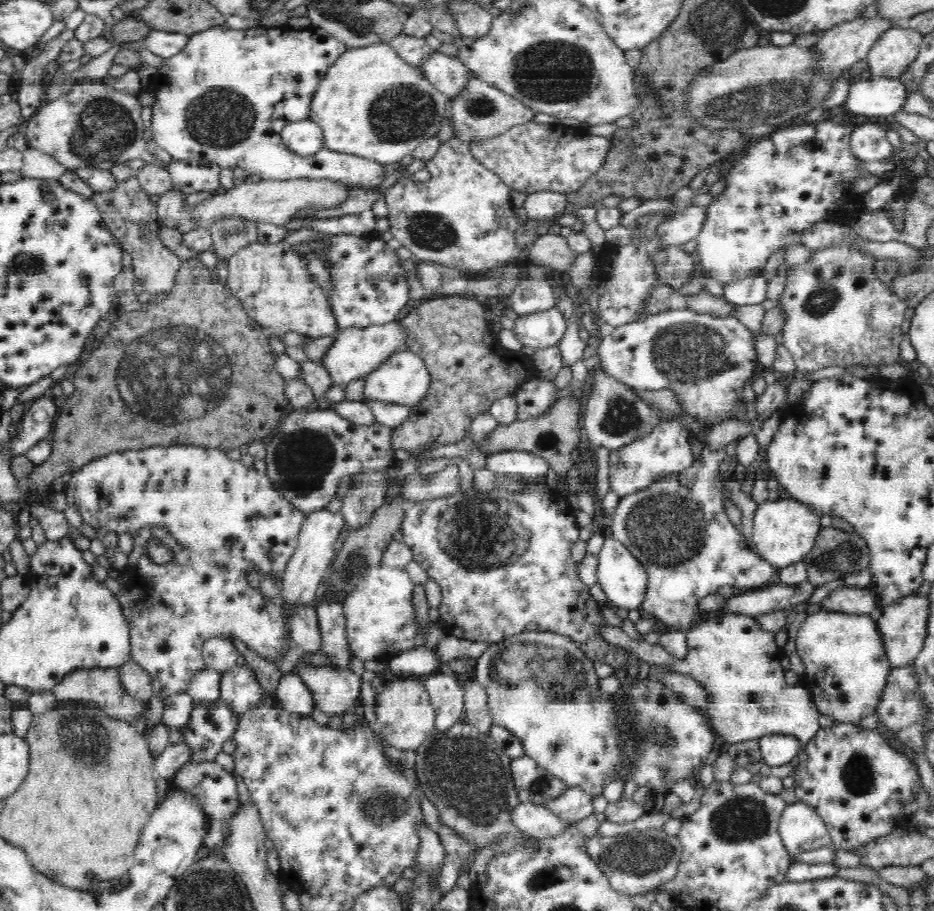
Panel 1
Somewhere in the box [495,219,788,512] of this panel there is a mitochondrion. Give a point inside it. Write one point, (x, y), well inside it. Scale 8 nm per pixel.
(682, 352)

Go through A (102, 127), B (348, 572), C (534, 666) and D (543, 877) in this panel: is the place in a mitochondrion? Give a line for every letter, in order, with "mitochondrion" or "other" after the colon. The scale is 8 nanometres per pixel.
A: mitochondrion
B: mitochondrion
C: mitochondrion
D: mitochondrion

